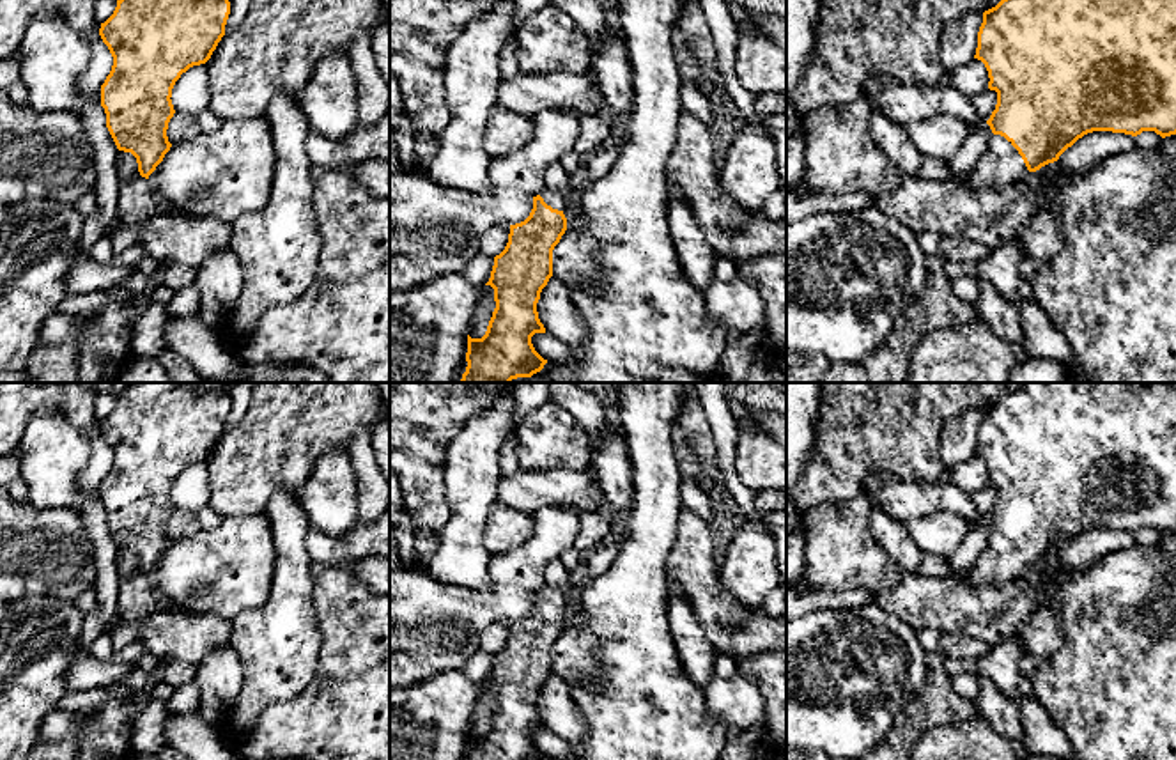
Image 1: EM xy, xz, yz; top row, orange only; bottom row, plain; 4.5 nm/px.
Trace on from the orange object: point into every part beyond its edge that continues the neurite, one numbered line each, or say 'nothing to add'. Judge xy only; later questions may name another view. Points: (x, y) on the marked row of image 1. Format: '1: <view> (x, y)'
nothing to add

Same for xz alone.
1: xz (557, 201)

